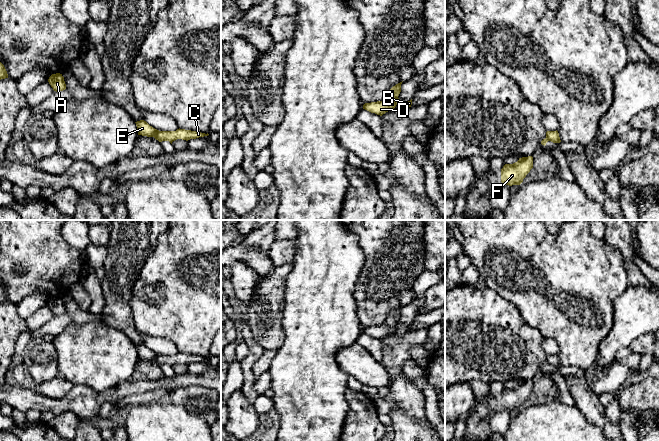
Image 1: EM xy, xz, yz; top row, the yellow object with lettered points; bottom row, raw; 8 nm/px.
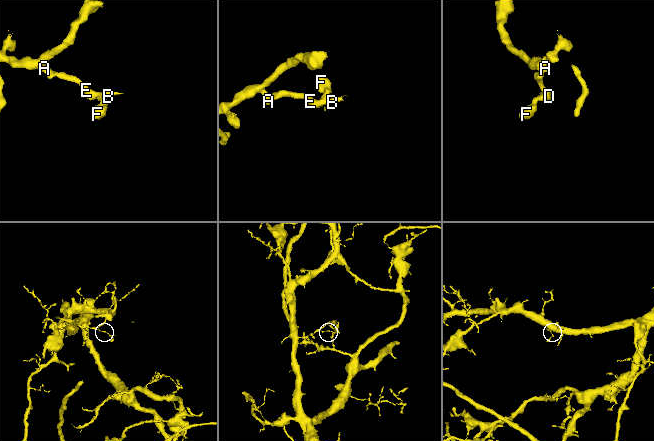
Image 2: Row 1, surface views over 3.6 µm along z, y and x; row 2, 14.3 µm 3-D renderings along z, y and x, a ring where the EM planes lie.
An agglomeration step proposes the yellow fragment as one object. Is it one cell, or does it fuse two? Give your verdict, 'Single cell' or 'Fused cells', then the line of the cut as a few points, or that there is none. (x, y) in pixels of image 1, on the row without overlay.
Fused cells. Split along xz (397, 319), (391, 324), (385, 323)

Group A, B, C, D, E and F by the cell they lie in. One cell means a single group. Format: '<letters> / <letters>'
A B C D E / F

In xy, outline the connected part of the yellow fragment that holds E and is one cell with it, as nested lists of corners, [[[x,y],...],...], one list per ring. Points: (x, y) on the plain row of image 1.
[[[140,344],[135,346],[137,353],[138,353],[138,359],[147,360],[147,361],[154,361],[159,366],[168,364],[168,365],[175,365],[177,363],[182,364],[190,364],[190,363],[196,363],[199,361],[208,360],[209,358],[197,356],[197,355],[191,355],[191,354],[185,354],[185,353],[177,353],[176,355],[159,355],[152,350],[150,350],[146,345]]]

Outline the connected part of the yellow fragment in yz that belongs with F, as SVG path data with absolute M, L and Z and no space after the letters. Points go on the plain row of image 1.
M522 381L513 388L505 388L501 393L501 406L504 409L520 409L533 392L533 381Z

